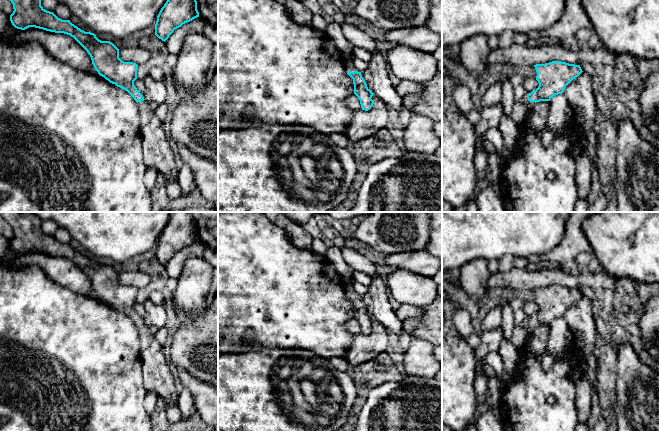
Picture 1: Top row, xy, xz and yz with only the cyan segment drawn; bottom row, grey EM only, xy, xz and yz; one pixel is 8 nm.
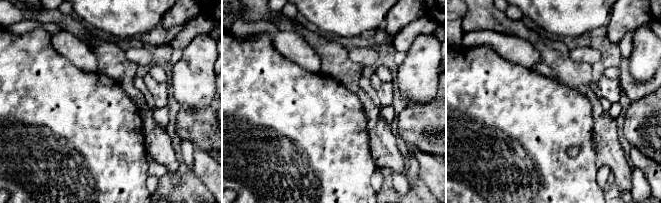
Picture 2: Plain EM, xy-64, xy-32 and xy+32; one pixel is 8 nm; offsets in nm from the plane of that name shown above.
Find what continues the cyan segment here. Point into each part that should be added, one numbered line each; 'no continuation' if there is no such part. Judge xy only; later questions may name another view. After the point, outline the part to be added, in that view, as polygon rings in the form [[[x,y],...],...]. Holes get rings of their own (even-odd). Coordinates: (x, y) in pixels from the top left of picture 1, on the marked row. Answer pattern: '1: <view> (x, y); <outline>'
1: xy (157, 153); [[[146,100],[137,104],[145,165],[147,168],[156,168],[165,180],[176,180],[179,167],[163,130],[163,122],[157,118]]]

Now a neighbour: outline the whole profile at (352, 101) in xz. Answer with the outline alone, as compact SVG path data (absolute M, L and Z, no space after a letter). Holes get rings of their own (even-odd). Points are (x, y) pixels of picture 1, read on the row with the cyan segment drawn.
M352 94L351 96L347 97L345 99L345 104L348 107L352 108L354 111L362 109L360 100L358 99L358 97L355 94Z

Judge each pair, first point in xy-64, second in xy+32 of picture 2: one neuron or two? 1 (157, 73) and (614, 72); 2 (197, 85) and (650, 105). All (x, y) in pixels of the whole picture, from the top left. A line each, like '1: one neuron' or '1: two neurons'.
1: one neuron
2: two neurons

